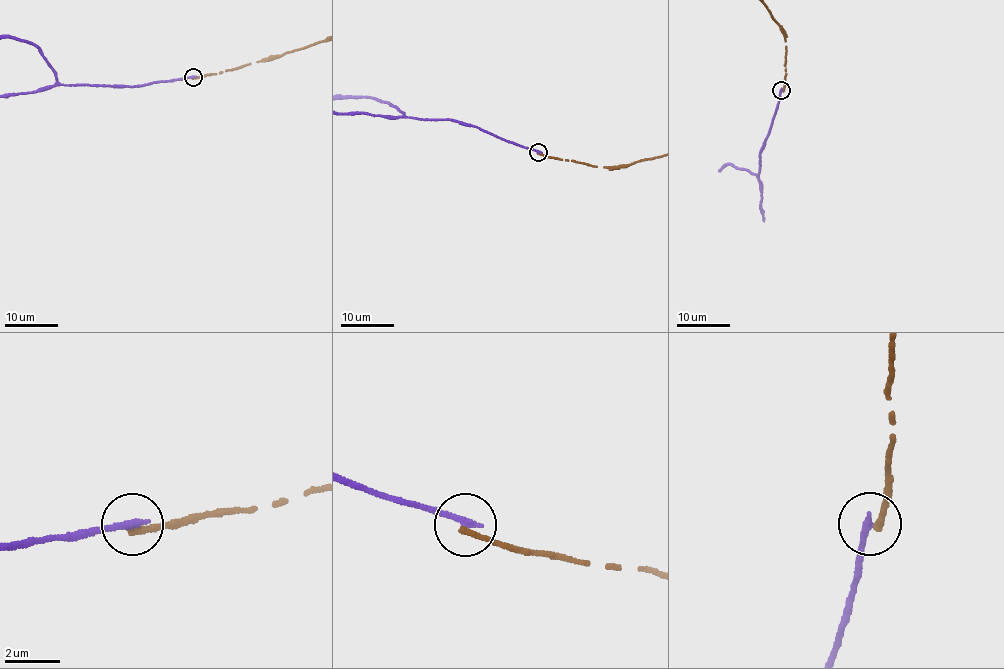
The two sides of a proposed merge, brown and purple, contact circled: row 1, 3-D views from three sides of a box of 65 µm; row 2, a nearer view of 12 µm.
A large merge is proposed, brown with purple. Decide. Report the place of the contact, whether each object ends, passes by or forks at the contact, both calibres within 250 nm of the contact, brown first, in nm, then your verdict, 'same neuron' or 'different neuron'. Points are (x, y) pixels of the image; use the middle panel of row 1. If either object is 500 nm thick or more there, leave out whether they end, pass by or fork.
(538, 152) | brown ends | purple ends | 240/280 nm | different neuron

